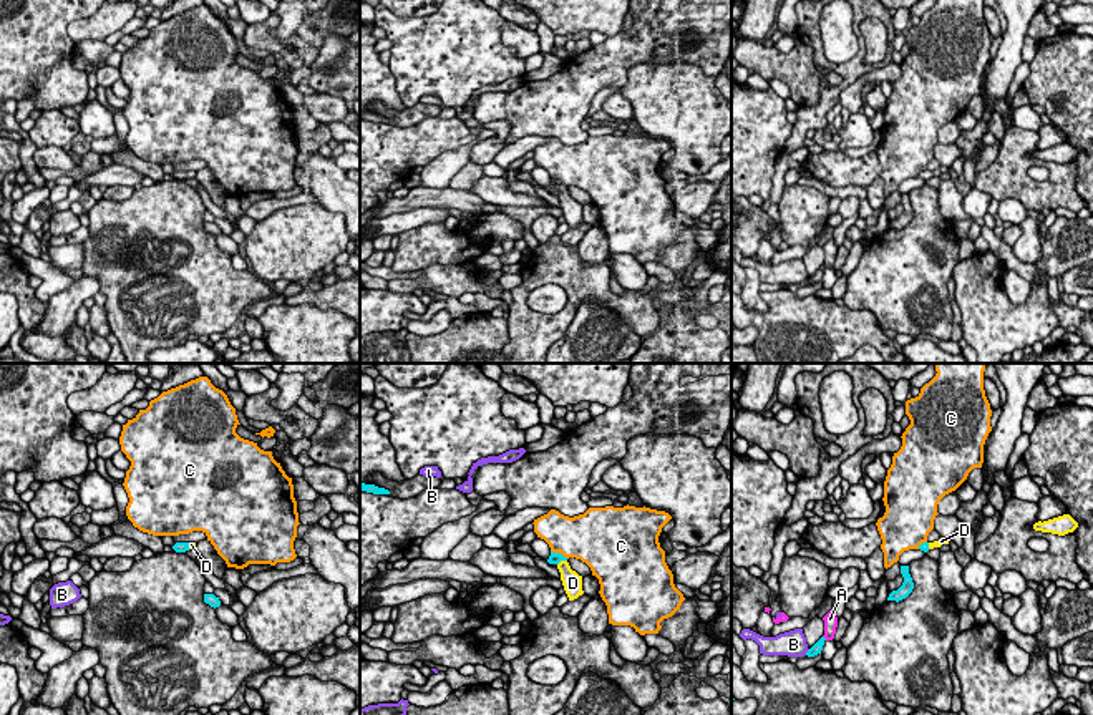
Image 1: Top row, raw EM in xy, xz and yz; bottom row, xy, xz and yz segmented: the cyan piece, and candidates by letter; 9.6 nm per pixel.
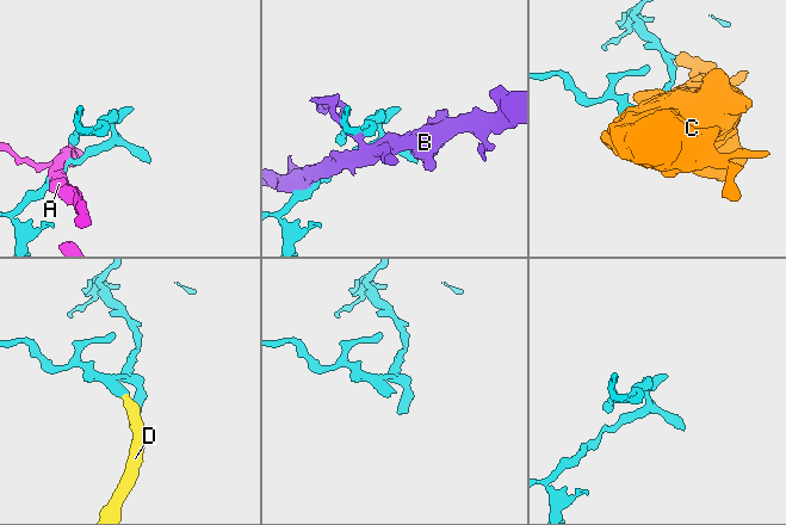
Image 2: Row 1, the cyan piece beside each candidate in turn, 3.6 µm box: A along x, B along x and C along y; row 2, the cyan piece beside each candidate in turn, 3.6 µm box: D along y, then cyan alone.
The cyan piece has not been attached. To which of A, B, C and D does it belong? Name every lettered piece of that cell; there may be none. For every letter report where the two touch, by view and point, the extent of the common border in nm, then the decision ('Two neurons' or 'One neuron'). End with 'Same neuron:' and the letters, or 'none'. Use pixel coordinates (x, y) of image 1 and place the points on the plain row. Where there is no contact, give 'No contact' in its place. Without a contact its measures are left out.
A: No contact. Two neurons
B: Touches cyan at yz (806, 281). Shared border 80 nm. Two neurons
C: Touches cyan at xz (559, 181). Shared border 190 nm. Two neurons
D: Touches cyan at xz (561, 188). Shared border 110 nm. One neuron
Same neuron: D

